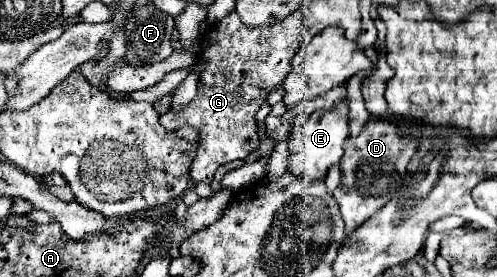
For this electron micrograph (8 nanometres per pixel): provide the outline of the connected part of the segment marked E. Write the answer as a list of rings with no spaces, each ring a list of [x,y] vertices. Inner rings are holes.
[[[347,100],[337,104],[335,108],[317,110],[311,114],[311,118],[303,126],[291,126],[293,138],[289,140],[289,158],[287,158],[287,172],[303,182],[315,182],[323,180],[331,166],[339,164],[343,156],[343,142],[349,136],[349,124],[347,124],[349,106]]]

